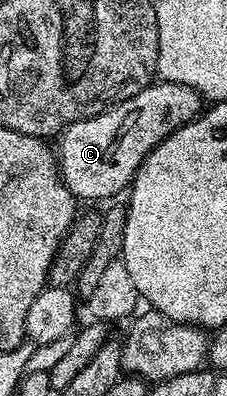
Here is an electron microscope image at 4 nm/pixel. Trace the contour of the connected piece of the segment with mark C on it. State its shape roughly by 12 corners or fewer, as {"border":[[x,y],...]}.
{"border":[[153,82],[74,122],[54,148],[80,202],[116,198],[200,115],[190,86]]}

